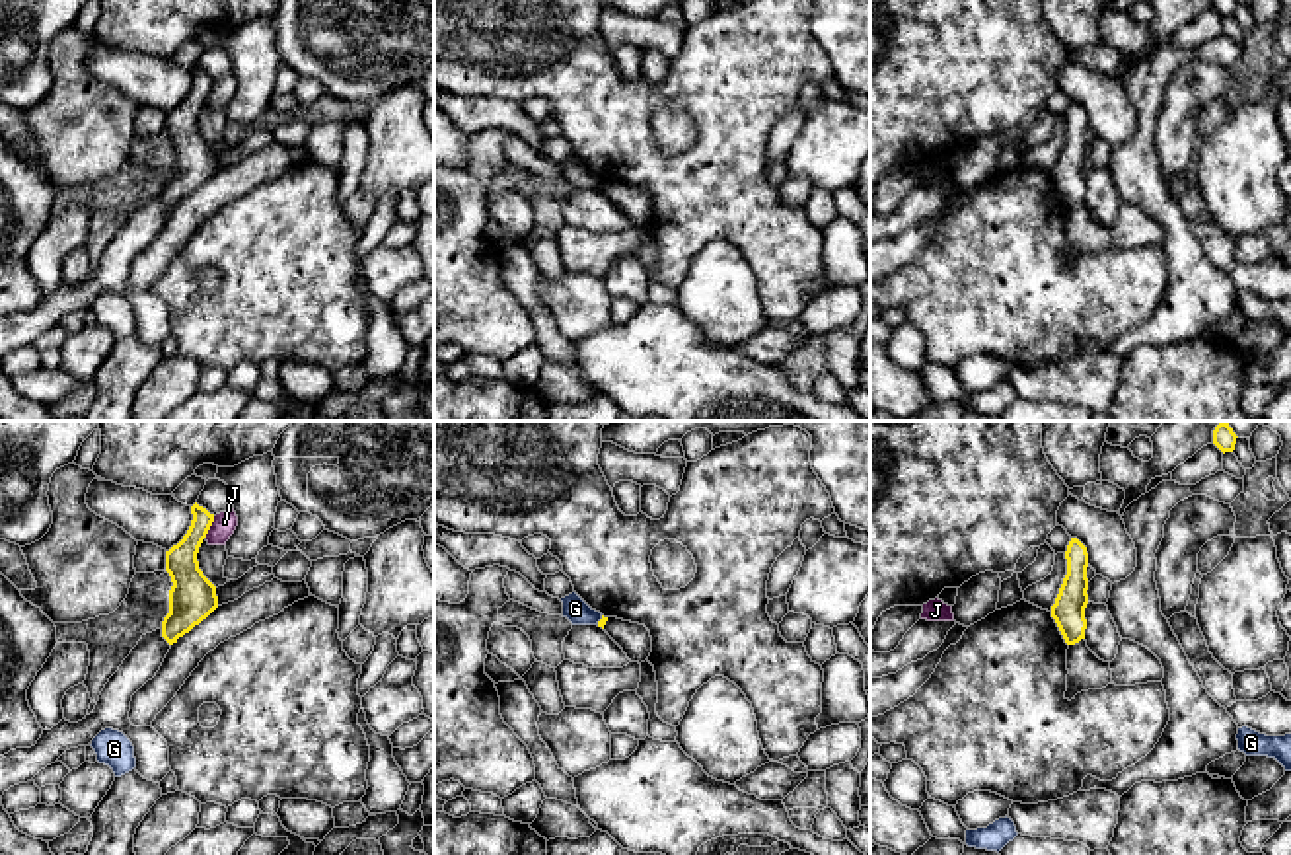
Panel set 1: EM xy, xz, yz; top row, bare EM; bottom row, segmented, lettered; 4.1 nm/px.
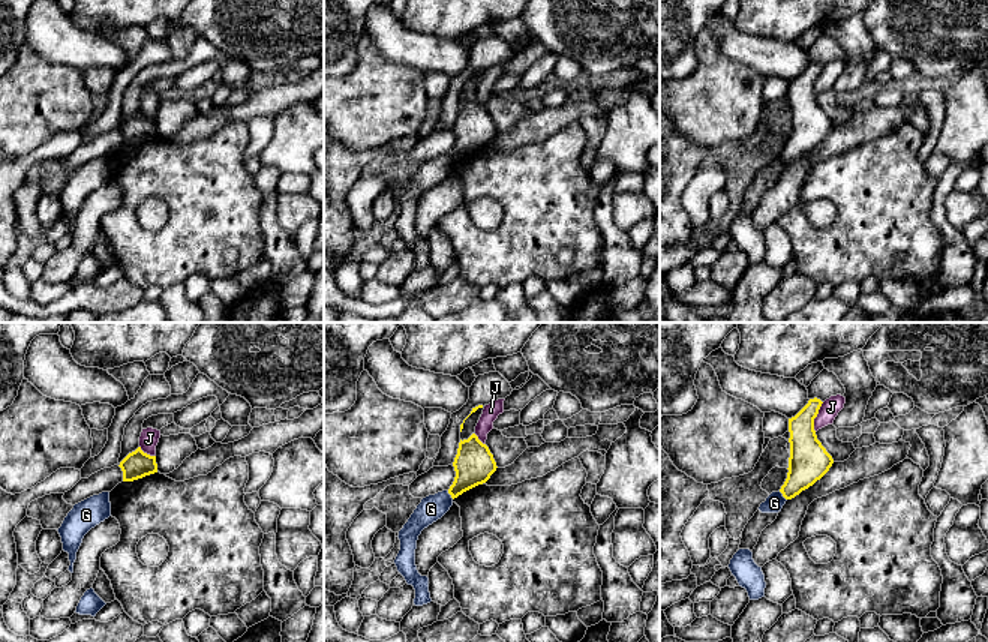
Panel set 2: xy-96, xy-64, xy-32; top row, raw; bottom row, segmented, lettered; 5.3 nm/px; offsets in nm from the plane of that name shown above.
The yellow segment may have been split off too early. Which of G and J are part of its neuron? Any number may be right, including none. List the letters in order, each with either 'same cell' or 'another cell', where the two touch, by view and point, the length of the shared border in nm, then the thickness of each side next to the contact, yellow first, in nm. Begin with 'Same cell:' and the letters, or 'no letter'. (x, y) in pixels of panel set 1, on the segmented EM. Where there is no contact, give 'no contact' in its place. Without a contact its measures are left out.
Same cell: no letter
G: another cell; contact xz (600, 620); length 50 nm; calibres 30 and 100 nm
J: another cell; contact xy (211, 524); length 100 nm; calibres 130 and 90 nm

